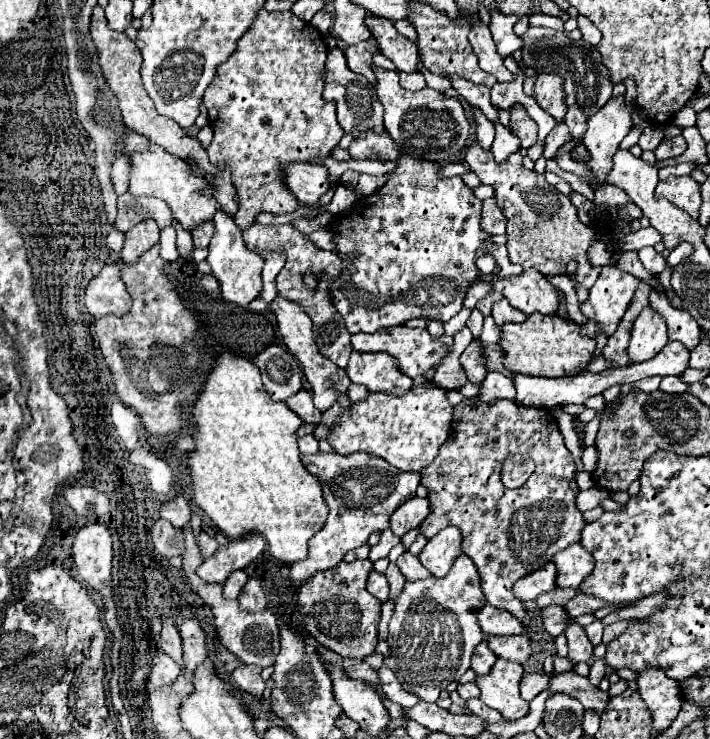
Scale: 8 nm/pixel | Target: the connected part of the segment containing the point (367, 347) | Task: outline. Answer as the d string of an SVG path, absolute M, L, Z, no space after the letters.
M406 325L400 327L390 327L390 329L382 329L376 333L356 333L352 335L352 347L354 351L382 351L388 353L392 357L396 357L398 367L412 379L416 377L424 377L430 369L438 369L440 363L450 355L450 349L454 345L454 339L450 335L442 335L442 337L432 337L428 333L428 329L410 329Z

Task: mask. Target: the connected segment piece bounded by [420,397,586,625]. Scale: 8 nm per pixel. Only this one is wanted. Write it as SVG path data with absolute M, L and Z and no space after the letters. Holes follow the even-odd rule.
M476 397L454 407L452 435L440 447L438 457L426 465L422 473L422 485L428 489L428 501L432 513L422 521L420 535L432 539L440 529L456 525L464 531L464 553L474 561L482 579L482 591L490 605L514 613L524 625L530 625L532 615L524 609L522 601L512 593L512 585L532 573L530 565L546 565L554 553L580 541L580 529L584 529L582 513L576 507L576 491L572 489L572 477L576 463L572 453L564 445L564 437L558 431L556 419L548 409L528 409L508 399L484 403ZM512 454L530 457L535 463L532 477L518 489L506 489L500 479L502 461Z

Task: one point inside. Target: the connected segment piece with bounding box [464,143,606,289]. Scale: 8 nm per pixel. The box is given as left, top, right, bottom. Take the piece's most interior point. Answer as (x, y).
(544, 232)

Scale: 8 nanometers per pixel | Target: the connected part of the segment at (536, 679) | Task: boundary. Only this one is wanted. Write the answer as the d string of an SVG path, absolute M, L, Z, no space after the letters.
M524 673L520 681L520 695L526 701L532 701L538 693L546 691L550 687L552 673Z

